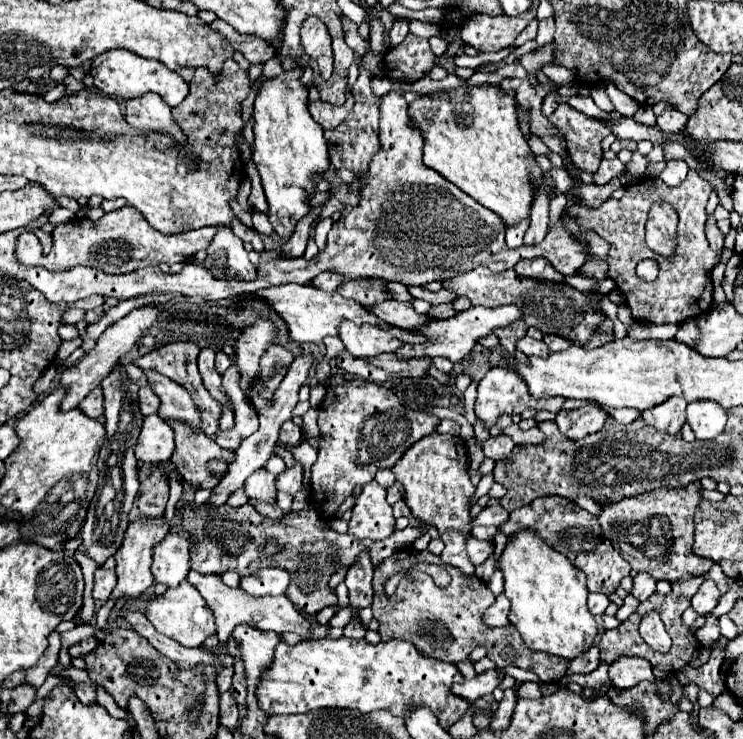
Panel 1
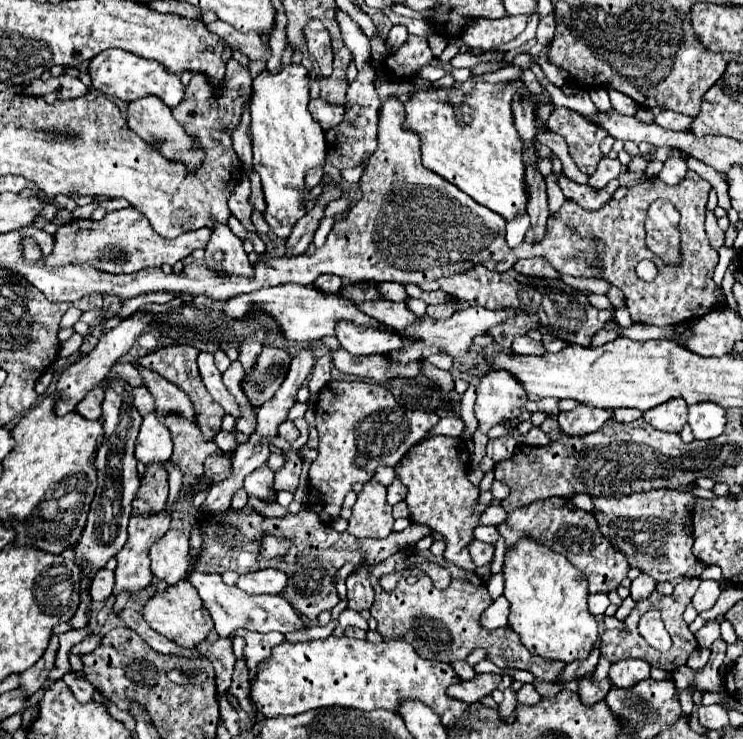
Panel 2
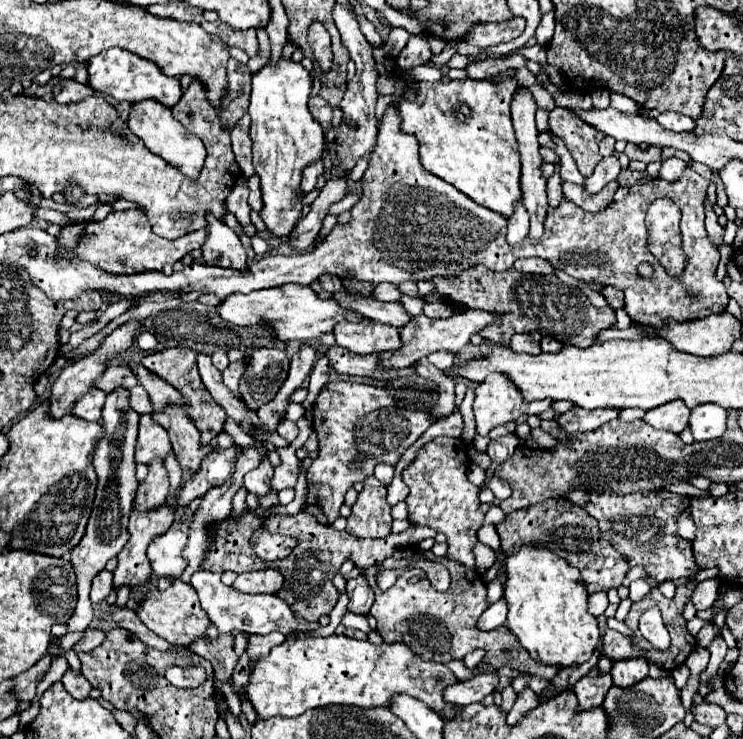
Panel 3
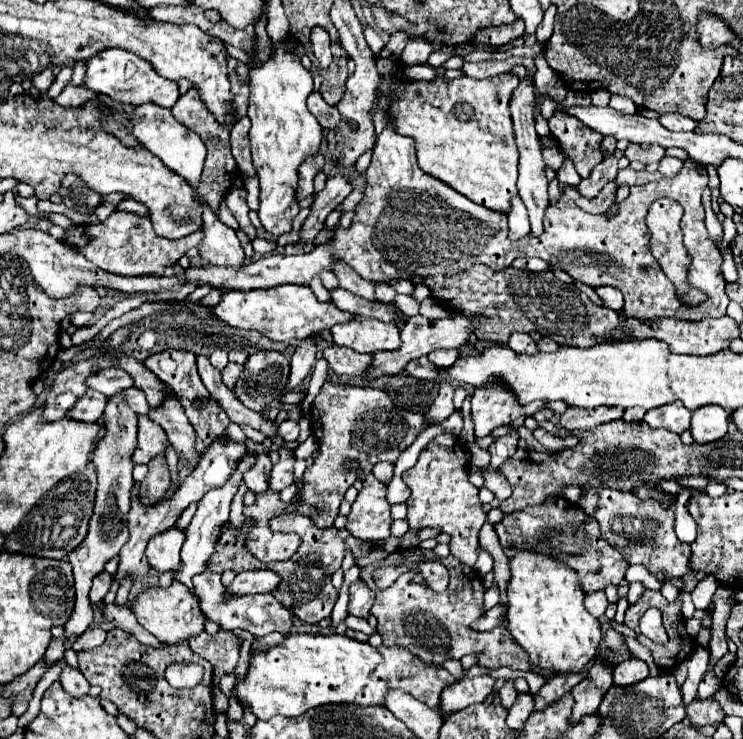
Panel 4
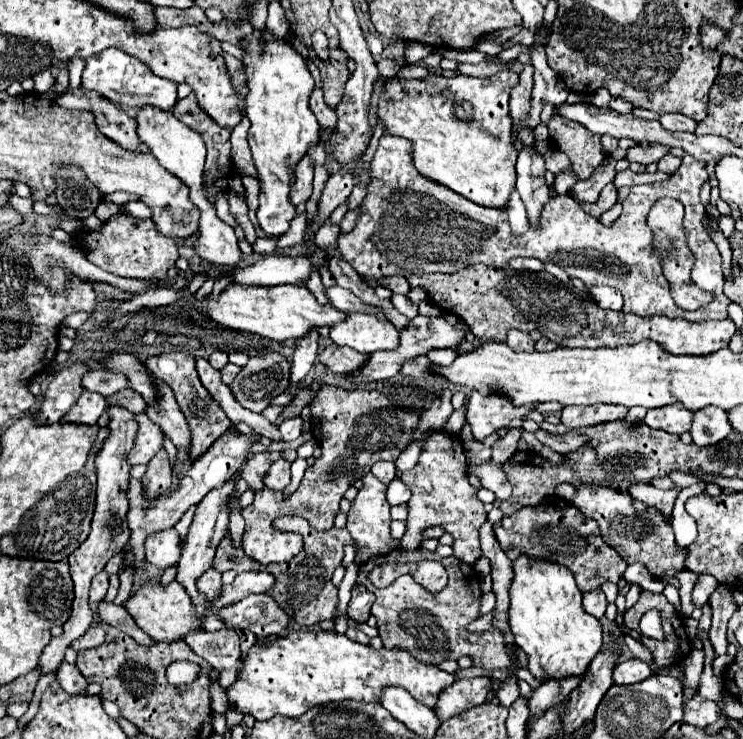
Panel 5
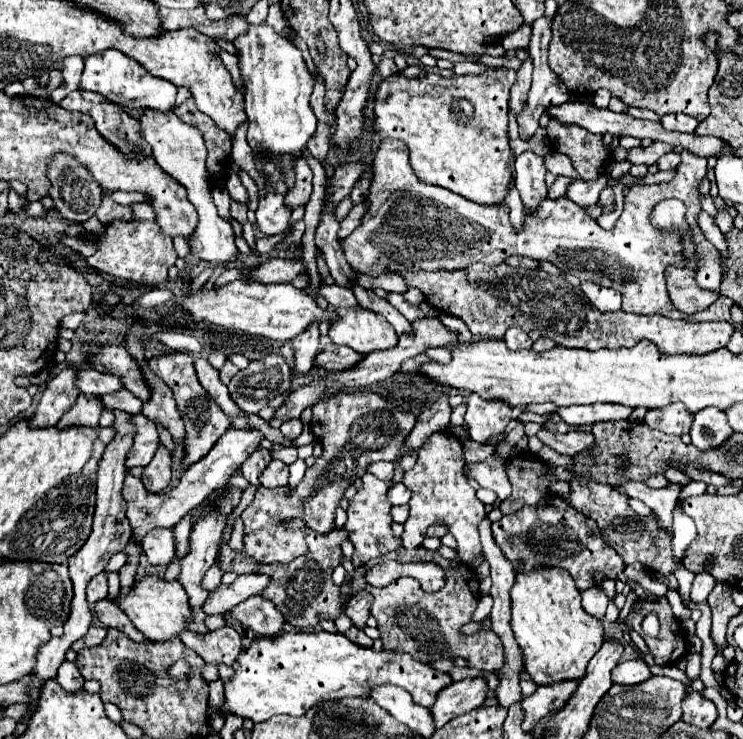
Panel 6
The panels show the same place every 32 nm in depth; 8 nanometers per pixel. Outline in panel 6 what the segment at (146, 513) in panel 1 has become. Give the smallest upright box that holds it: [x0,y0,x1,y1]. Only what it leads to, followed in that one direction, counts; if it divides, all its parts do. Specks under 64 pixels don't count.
[142,446,170,494]

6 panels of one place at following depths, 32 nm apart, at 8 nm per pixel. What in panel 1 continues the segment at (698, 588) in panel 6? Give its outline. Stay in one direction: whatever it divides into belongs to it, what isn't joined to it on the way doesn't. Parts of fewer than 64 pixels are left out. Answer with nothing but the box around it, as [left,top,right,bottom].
[692,580,720,616]

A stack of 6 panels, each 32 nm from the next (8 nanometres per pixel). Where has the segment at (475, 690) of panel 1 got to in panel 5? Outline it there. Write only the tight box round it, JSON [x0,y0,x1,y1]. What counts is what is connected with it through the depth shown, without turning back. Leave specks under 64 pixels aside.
[434,676,492,722]

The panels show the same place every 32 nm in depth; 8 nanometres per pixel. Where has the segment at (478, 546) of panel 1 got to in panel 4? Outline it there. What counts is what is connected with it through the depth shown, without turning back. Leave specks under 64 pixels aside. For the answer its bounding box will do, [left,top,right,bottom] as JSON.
[474,546,494,576]

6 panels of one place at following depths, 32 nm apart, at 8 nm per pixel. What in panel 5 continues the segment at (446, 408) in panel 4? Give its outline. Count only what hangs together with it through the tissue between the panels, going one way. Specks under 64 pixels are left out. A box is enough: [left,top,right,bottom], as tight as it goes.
[414,388,454,440]

